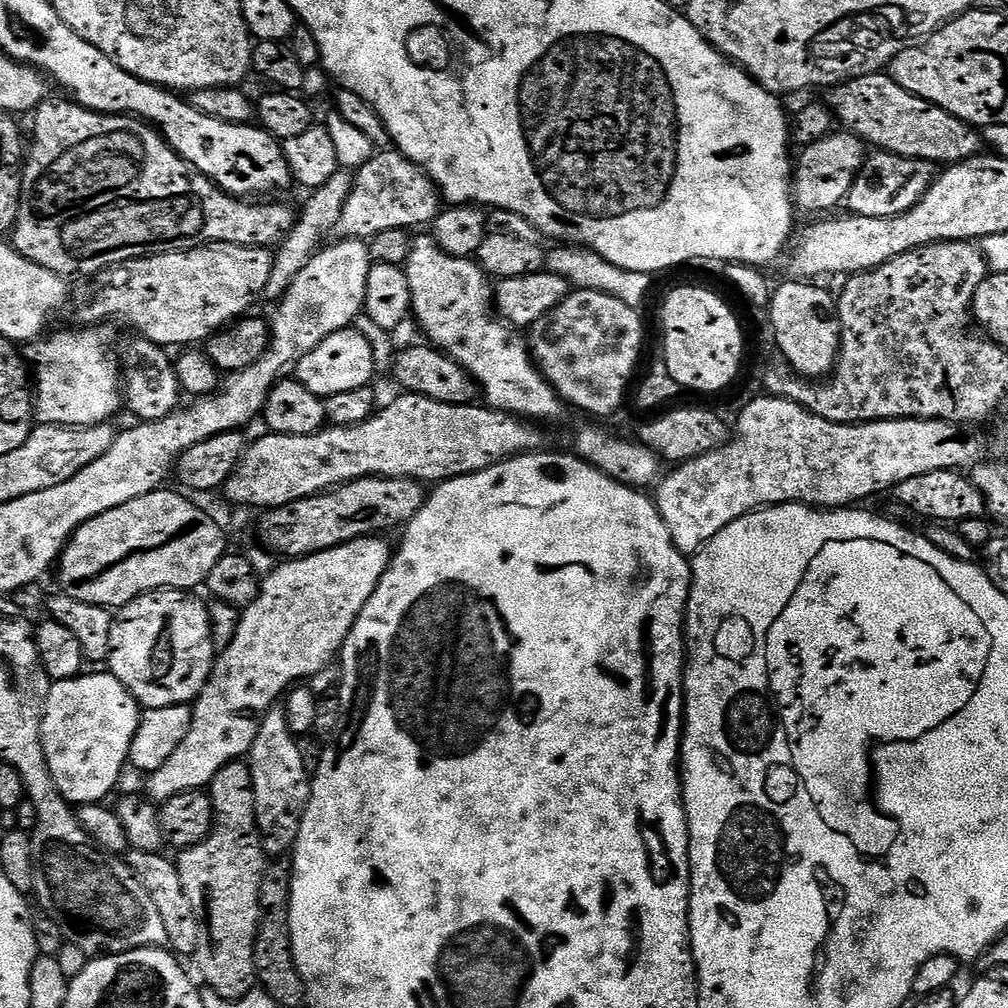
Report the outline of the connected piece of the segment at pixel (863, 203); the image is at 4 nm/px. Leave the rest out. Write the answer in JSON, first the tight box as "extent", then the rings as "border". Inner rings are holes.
{"extent":[846,150,937,218],"border":[[[876,150],[865,159],[864,164],[856,174],[856,181],[850,186],[846,208],[851,215],[865,216],[866,218],[891,218],[891,216],[901,216],[906,214],[930,190],[933,180],[937,179],[937,165],[930,163],[928,160],[911,160],[905,156],[895,156],[892,152]]]}

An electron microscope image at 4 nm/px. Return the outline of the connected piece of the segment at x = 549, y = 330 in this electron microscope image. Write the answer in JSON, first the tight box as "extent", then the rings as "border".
{"extent":[530,291,644,418],"border":[[[569,291],[557,308],[538,318],[530,329],[530,351],[536,367],[565,402],[589,412],[592,415],[589,417],[600,418],[596,416],[608,416],[618,411],[644,348],[644,324],[640,321],[640,314],[637,309],[626,306],[626,302],[605,292]]]}

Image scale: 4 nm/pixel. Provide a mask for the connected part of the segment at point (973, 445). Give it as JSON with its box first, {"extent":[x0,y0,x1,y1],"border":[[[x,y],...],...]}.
{"extent":[654,394,984,554],"border":[[[760,394],[757,400],[750,401],[741,410],[736,424],[734,420],[734,435],[728,443],[721,448],[715,448],[705,456],[677,463],[673,467],[676,469],[668,477],[665,475],[655,485],[654,503],[670,530],[676,549],[685,554],[695,554],[699,552],[703,544],[714,539],[723,528],[730,526],[730,522],[742,518],[747,512],[755,512],[765,506],[806,504],[821,510],[843,510],[849,506],[859,505],[861,503],[859,500],[864,500],[867,496],[876,496],[879,492],[886,491],[887,488],[888,491],[895,489],[896,485],[906,482],[906,478],[918,478],[918,474],[930,474],[938,470],[960,470],[963,469],[963,464],[968,464],[967,466],[975,465],[983,457],[980,455],[984,452],[984,440],[978,433],[972,431],[976,430],[965,430],[961,425],[951,424],[948,420],[873,420],[870,424],[835,424],[826,418],[818,418],[813,412],[807,412],[801,404],[796,404],[793,400],[786,400],[783,396]]]}

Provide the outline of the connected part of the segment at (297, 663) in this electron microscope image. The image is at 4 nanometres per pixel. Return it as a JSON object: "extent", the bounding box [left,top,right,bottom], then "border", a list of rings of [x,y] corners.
{"extent":[147,534,393,802],"border":[[[373,534],[360,536],[337,548],[327,548],[325,552],[316,552],[313,556],[277,563],[270,574],[263,577],[258,599],[249,608],[243,609],[241,616],[244,617],[236,628],[236,637],[229,642],[228,649],[221,656],[219,653],[215,657],[211,677],[194,701],[192,725],[186,738],[178,750],[174,750],[174,754],[162,762],[160,769],[147,777],[147,799],[163,802],[174,798],[179,792],[207,789],[228,764],[247,757],[260,729],[260,721],[277,701],[297,682],[307,681],[304,680],[307,676],[318,675],[331,660],[333,663],[337,659],[340,649],[344,647],[344,639],[374,594],[378,582],[392,563],[393,555],[393,549],[388,549],[384,538]]]}

